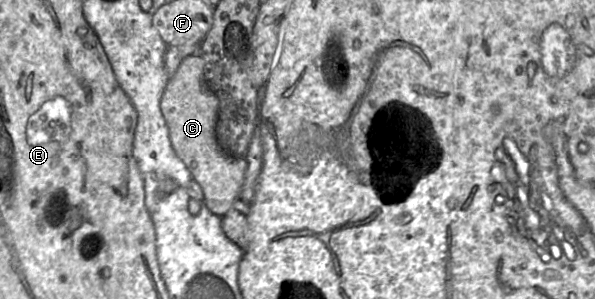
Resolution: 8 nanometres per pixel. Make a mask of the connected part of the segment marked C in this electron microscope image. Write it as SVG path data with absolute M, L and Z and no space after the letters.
M199 53L185 57L175 74L169 78L162 94L160 107L175 153L186 165L192 178L201 186L204 194L203 203L214 215L222 218L239 197L248 164L245 158L232 156L225 152L218 142L216 126L219 116L219 99L205 81L204 67L205 61Z

